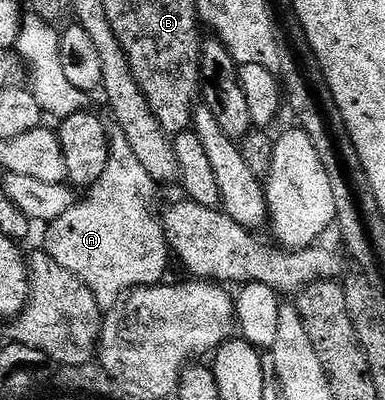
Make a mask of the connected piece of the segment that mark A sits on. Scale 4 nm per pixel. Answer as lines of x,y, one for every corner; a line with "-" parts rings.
114,122
106,125
107,145
109,146
109,162
105,166
105,174
101,174
98,184
90,189
87,201
76,203
75,206
53,222
46,225
47,255
57,262
69,274
73,274
91,291
92,298
99,303
100,309
110,310
120,303
136,288
149,288
164,279
167,272
167,256
169,260
169,245
165,224
162,219
155,220
151,212
139,212
135,204
126,204
119,192
143,192
153,184
151,175
141,166
137,154
133,154
133,146
129,146
129,138
125,138
125,130

